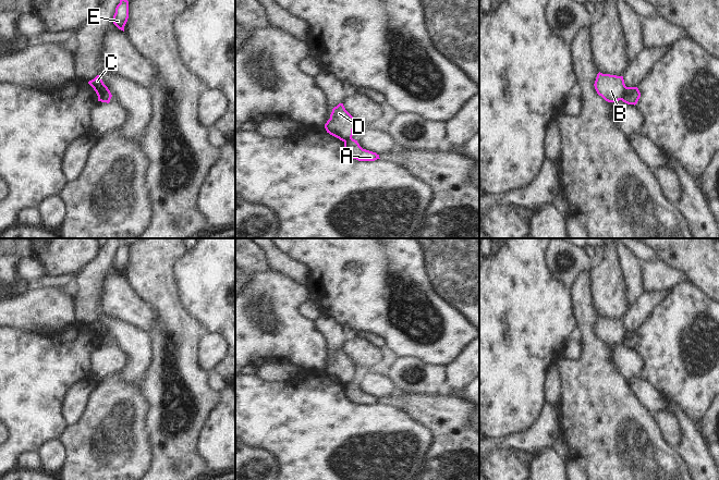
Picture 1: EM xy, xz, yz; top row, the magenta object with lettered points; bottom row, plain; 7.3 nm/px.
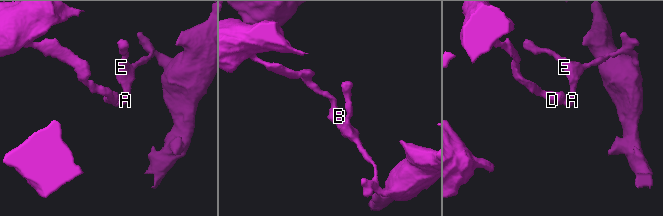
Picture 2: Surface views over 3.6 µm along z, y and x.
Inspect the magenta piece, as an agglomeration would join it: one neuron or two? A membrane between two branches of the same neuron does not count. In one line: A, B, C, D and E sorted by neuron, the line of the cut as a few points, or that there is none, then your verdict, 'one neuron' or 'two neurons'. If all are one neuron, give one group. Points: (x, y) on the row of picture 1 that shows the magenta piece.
A E / B C D | yz (626, 87), (621, 99) | two neurons

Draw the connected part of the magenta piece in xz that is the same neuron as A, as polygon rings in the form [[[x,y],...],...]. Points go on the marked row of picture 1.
[[[350,138],[344,141],[344,151],[345,153],[358,161],[375,161],[379,158],[379,155],[376,152],[363,149],[357,140]]]

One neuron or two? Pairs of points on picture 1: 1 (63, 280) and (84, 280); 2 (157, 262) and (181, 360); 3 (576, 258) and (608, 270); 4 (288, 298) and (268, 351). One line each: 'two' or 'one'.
1: two
2: one
3: two
4: one

